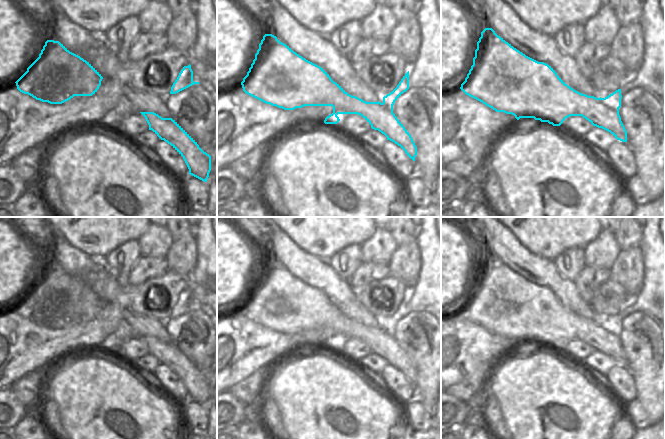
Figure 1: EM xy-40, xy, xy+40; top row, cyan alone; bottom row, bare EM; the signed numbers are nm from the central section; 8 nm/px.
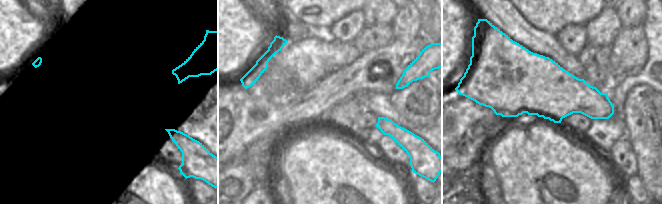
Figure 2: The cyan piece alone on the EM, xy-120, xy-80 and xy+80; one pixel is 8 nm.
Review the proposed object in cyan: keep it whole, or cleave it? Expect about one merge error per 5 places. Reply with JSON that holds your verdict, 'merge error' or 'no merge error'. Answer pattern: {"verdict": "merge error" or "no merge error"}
{"verdict": "merge error"}

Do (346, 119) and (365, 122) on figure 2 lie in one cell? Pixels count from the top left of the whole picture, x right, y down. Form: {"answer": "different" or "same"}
{"answer": "different"}

